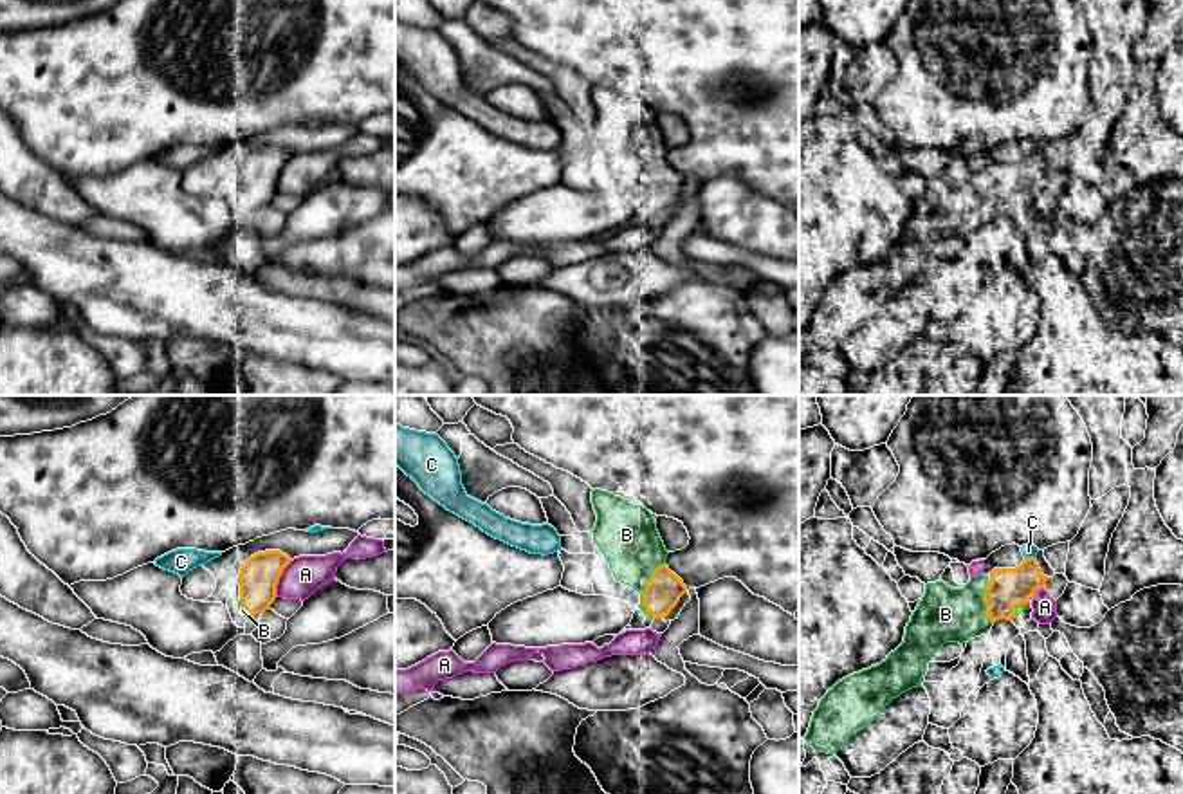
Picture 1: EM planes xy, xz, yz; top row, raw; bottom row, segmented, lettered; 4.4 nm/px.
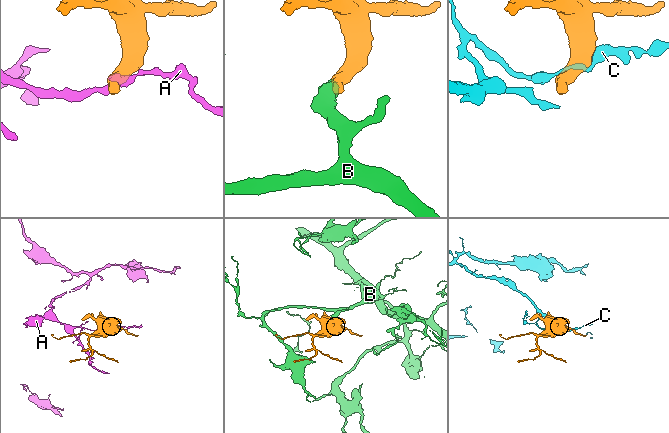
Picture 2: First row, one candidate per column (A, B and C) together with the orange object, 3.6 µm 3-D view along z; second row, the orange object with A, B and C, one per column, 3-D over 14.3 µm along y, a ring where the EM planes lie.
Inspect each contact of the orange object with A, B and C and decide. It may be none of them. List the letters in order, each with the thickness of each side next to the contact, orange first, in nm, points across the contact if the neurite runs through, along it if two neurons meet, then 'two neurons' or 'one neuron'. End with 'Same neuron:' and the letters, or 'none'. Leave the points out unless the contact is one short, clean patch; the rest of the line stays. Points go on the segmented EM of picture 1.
A: calibres 170 and 170 nm; border xy (293, 560), (284, 569), (275, 596); two neurons
B: calibres 160 and 260 nm; one neuron
C: calibres 180 and 60 nm; two neurons
Same neuron: B

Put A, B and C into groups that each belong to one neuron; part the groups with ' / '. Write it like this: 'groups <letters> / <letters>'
groups A / B / C

